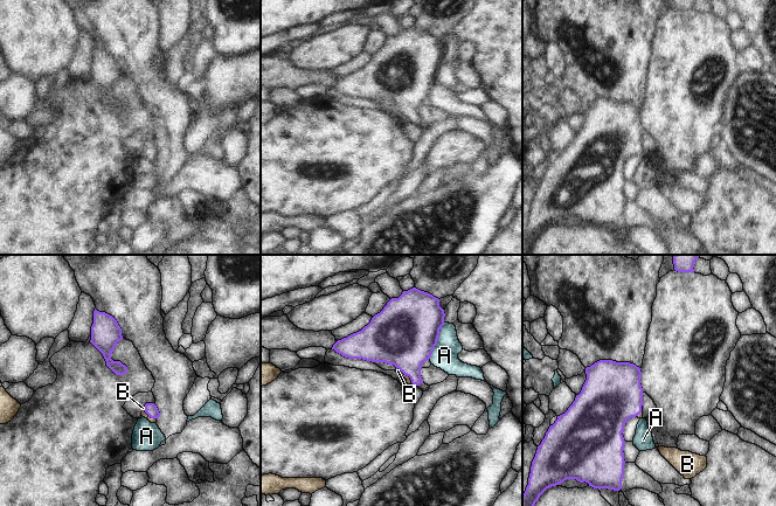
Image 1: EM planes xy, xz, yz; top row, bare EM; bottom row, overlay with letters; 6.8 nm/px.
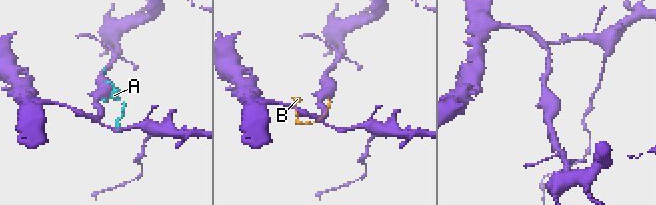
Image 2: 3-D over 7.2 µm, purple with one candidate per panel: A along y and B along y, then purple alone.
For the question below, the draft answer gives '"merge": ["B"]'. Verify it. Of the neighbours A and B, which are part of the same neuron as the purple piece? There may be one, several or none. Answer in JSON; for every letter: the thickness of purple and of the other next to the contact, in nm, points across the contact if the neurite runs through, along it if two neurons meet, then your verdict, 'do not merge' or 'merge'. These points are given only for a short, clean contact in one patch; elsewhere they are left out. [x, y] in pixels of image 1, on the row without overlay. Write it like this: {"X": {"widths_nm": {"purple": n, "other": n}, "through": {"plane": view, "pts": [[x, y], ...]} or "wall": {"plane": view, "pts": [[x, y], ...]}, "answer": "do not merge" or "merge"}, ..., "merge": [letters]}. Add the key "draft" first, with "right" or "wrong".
{"draft": "right", "A": {"widths_nm": {"purple": 460, "other": 180}, "wall": {"plane": "xz", "pts": [[444, 61], [440, 68], [437, 82], [428, 97]]}, "answer": "do not merge"}, "B": {"widths_nm": {"purple": 90, "other": 40}, "through": {"plane": "xy", "pts": [[151, 147], [150, 154], [144, 152]]}, "answer": "merge"}, "merge": ["B"]}

